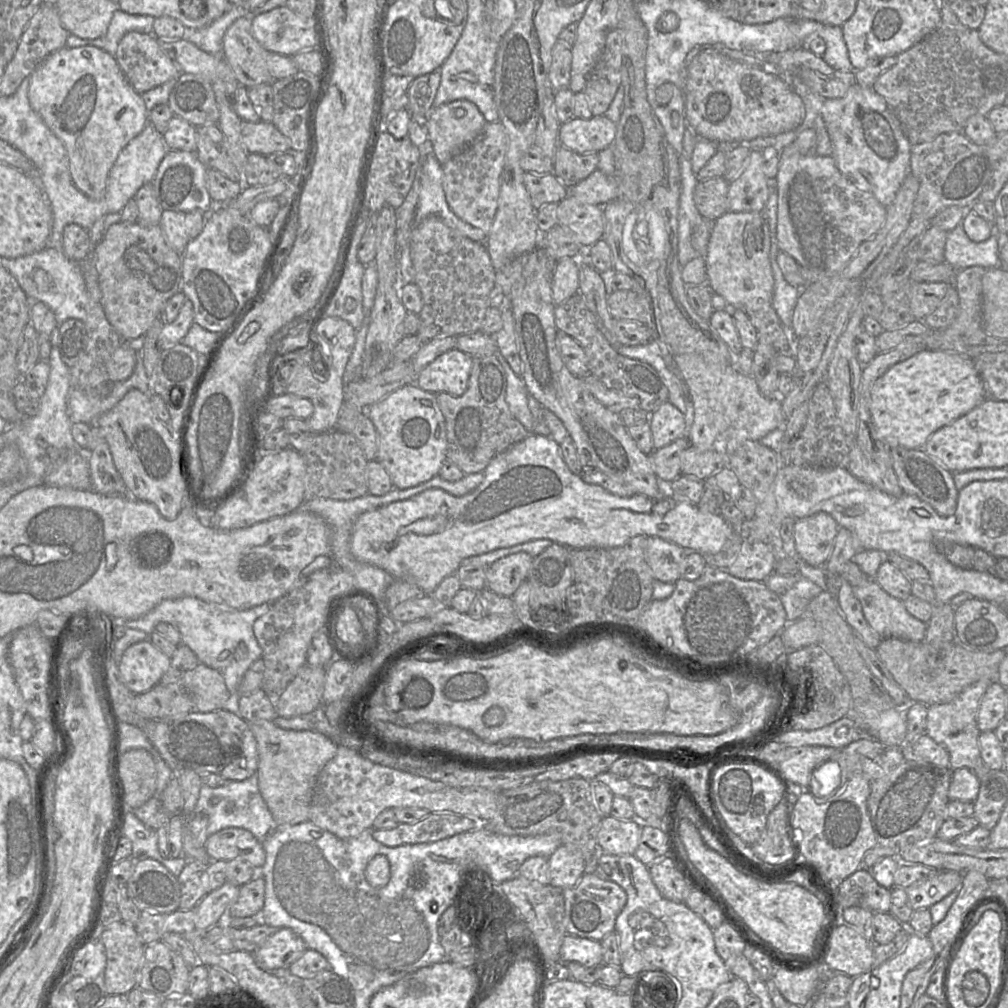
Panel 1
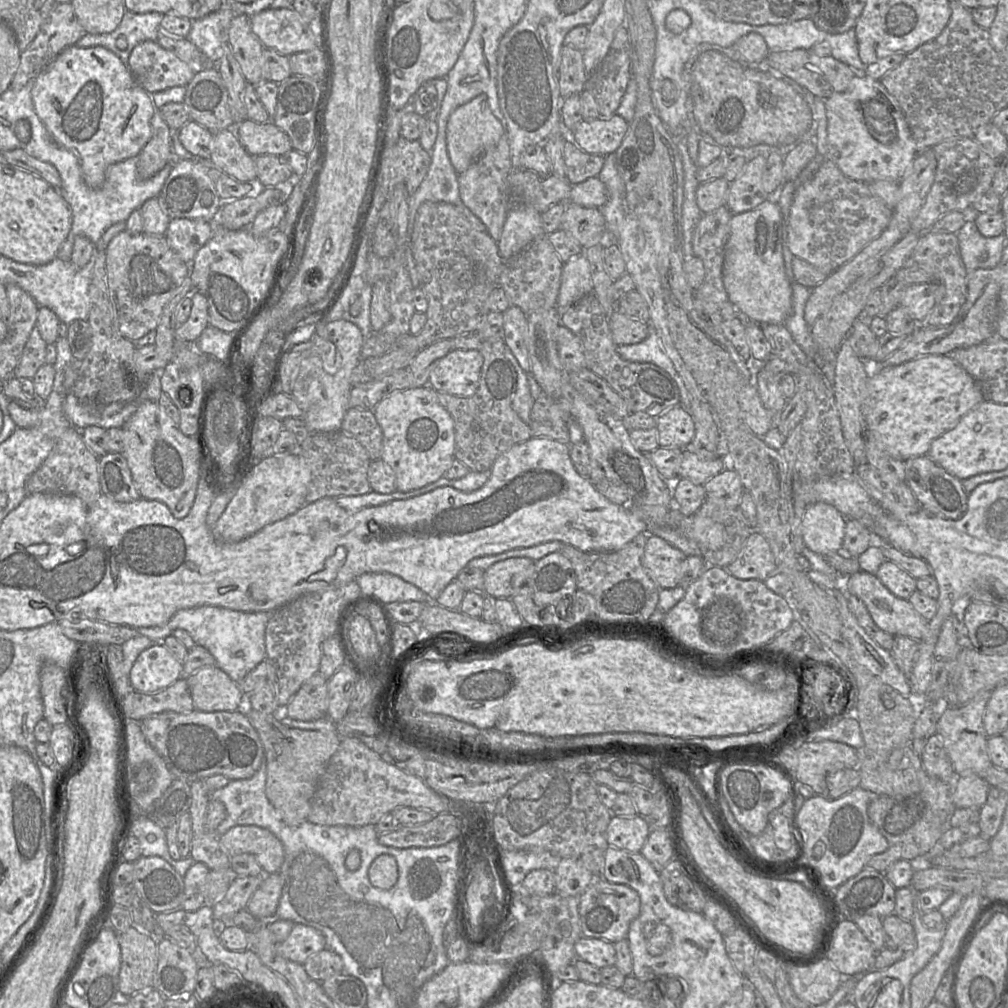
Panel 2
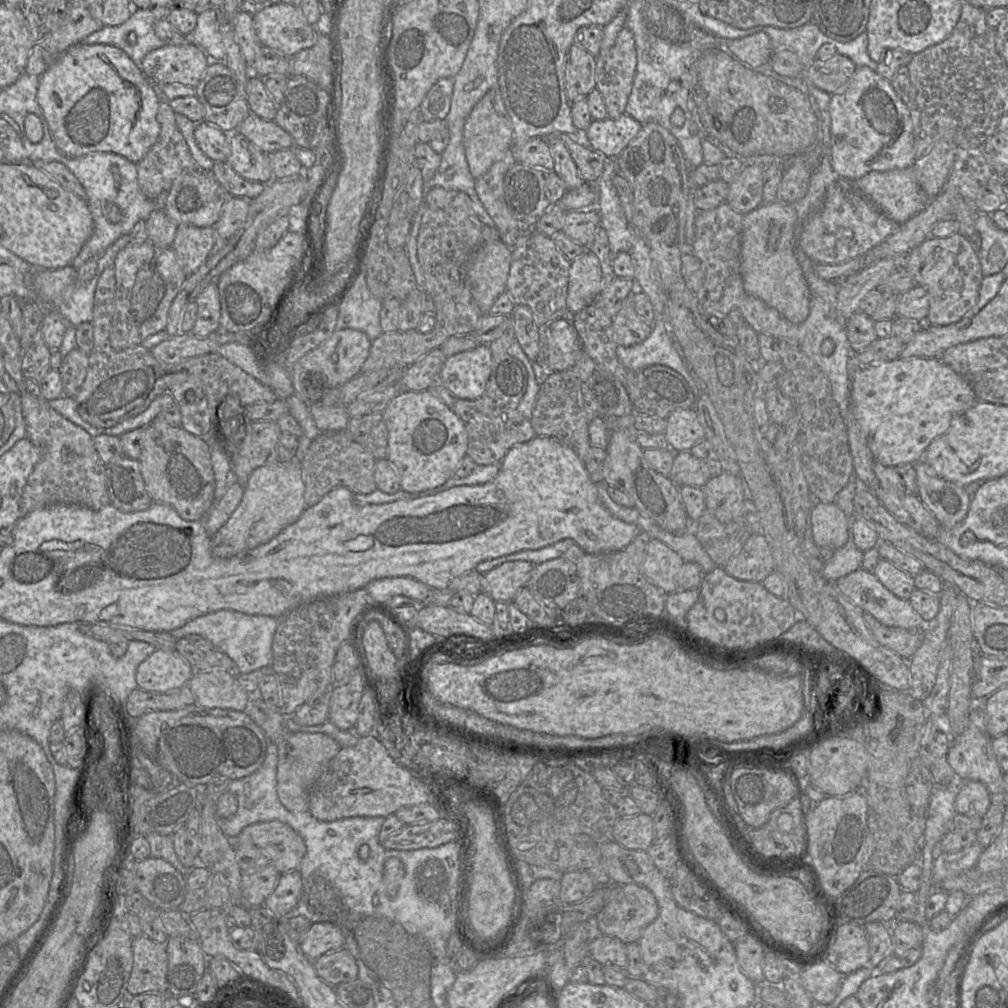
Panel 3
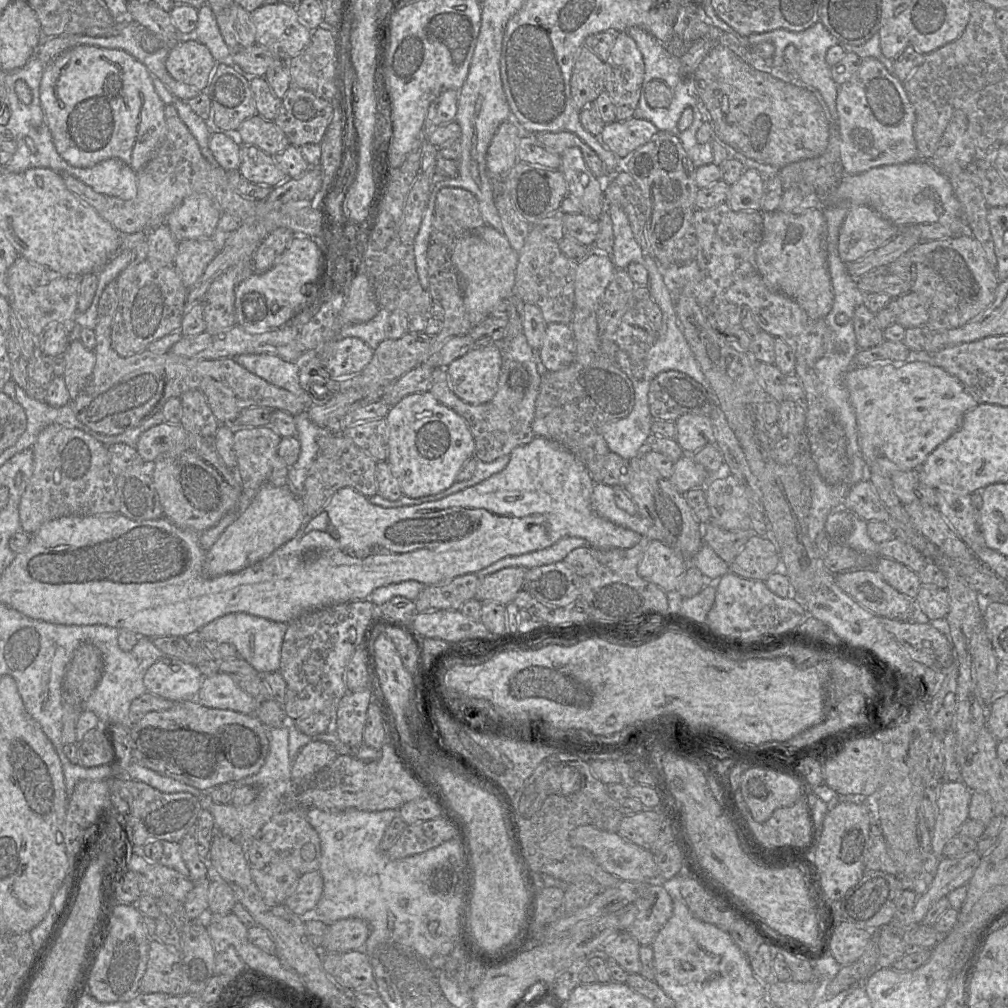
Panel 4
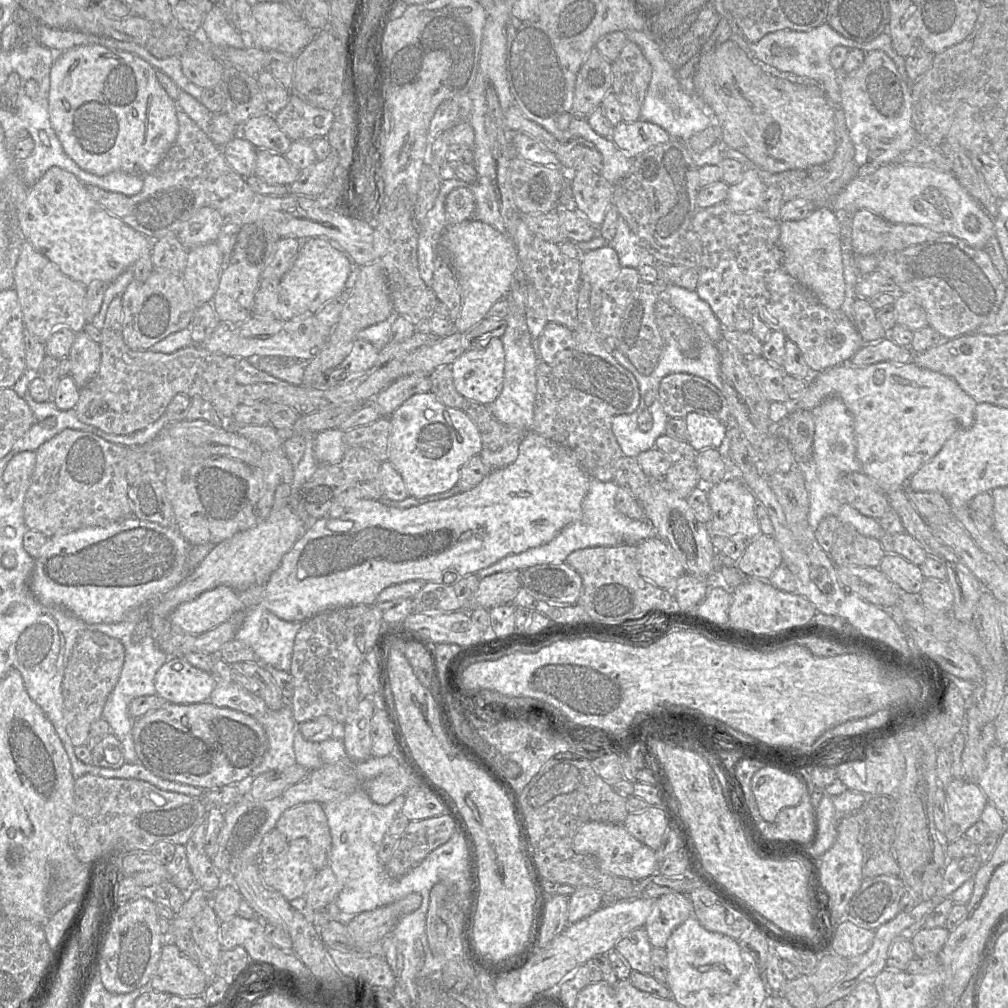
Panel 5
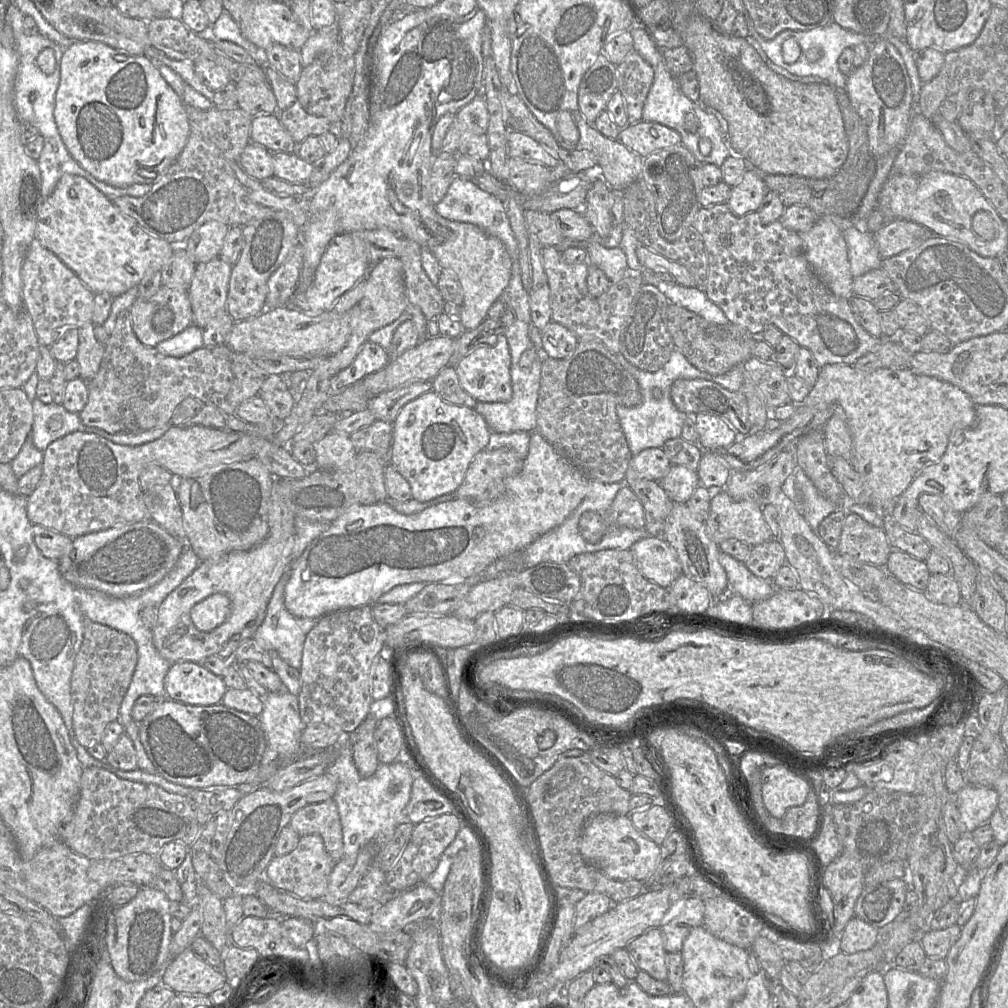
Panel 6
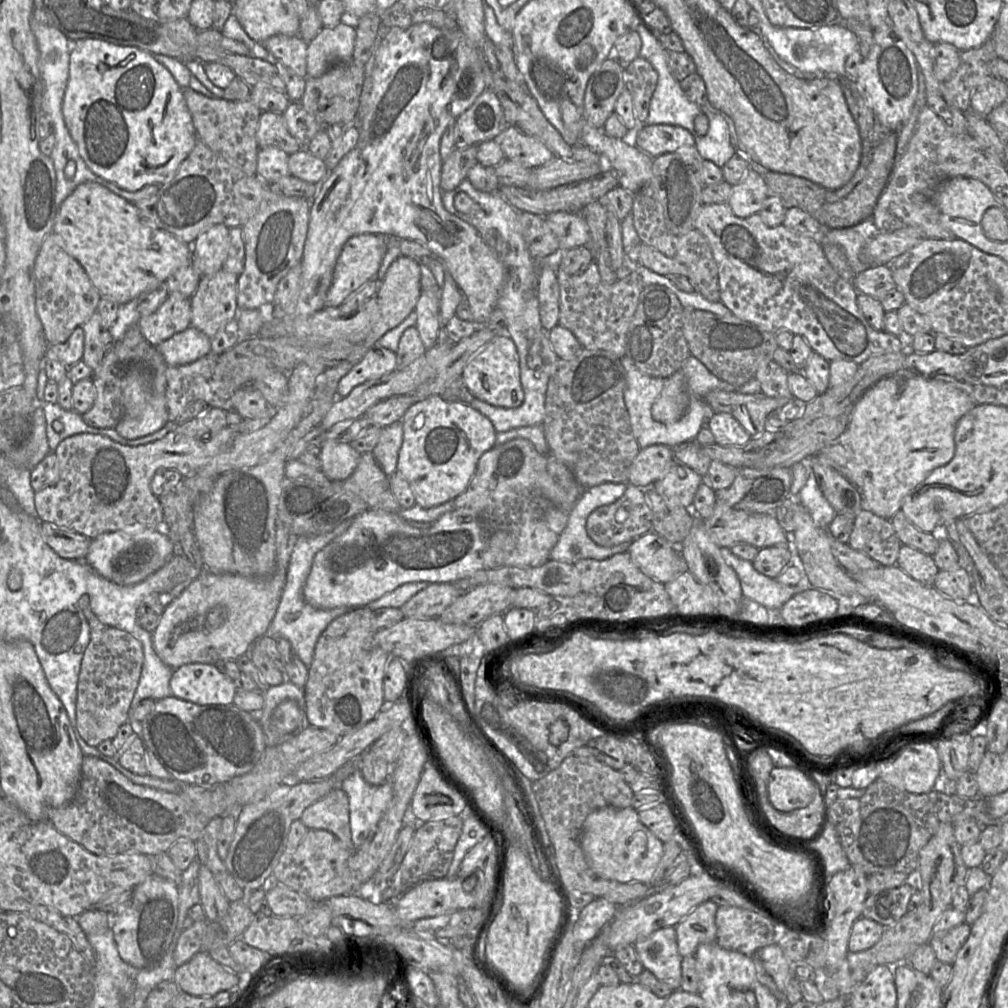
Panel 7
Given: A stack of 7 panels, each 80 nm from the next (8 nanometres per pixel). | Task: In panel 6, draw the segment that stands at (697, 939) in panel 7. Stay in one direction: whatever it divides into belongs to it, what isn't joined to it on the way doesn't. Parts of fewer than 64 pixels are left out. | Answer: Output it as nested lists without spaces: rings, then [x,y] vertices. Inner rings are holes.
[[[683,897],[677,900],[665,914],[661,931],[664,948],[668,953],[677,953],[691,930],[703,925],[705,904],[701,898]]]

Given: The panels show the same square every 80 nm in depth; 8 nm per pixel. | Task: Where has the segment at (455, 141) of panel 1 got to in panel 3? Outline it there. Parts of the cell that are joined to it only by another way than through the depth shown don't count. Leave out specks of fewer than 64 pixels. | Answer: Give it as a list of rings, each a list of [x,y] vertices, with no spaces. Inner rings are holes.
[[[489,90],[474,106],[463,128],[463,145],[470,172],[475,179],[482,177],[491,166],[513,148],[513,126],[507,116],[498,114],[493,106],[495,92]]]

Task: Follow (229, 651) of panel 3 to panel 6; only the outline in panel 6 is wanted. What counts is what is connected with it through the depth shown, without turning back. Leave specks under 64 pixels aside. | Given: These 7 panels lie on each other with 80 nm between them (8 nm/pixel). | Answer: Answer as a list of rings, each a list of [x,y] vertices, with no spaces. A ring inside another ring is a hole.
[[[286,572],[275,586],[265,619],[253,638],[268,651],[275,651],[291,667],[299,669],[306,636],[319,619],[295,617],[286,609],[284,590],[288,578],[289,572]]]

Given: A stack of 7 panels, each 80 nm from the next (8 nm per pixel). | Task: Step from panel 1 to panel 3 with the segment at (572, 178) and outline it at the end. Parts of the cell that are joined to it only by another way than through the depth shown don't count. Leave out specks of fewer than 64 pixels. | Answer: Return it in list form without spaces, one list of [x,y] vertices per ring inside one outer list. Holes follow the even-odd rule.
[[[566,133],[554,134],[544,139],[548,142],[550,138],[560,138],[563,141],[585,182],[593,183],[601,176],[607,161],[605,156],[589,147],[584,147]]]

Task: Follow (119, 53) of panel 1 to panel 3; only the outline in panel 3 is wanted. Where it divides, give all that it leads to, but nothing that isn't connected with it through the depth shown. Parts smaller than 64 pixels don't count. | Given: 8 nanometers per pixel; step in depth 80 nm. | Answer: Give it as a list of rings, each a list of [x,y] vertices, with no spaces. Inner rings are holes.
[[[187,42],[165,45],[149,52],[140,68],[153,84],[180,83],[196,87],[210,62],[208,55],[199,46]]]

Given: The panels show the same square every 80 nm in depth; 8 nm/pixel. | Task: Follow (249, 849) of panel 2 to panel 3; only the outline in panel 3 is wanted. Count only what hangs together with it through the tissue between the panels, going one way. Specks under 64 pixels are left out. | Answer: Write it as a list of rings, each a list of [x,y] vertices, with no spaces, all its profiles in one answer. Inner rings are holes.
[[[277,820],[245,827],[236,838],[228,838],[234,848],[254,845],[281,874],[297,871],[305,853],[303,838],[289,825]]]

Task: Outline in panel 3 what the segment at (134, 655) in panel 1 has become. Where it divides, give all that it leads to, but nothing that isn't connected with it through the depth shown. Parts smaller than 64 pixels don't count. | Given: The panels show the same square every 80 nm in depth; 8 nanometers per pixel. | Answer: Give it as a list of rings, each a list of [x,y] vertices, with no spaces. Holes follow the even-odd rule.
[[[156,649],[137,668],[139,689],[164,693],[188,684],[195,670],[176,651]]]

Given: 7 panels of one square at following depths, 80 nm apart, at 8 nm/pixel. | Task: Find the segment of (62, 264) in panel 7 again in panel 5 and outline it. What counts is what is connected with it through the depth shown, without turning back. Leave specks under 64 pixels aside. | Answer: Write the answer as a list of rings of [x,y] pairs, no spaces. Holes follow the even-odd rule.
[[[27,241],[20,245],[13,269],[13,288],[18,295],[25,328],[40,342],[45,343],[57,328],[69,328],[78,333],[88,323],[84,314],[86,287],[66,276]]]

